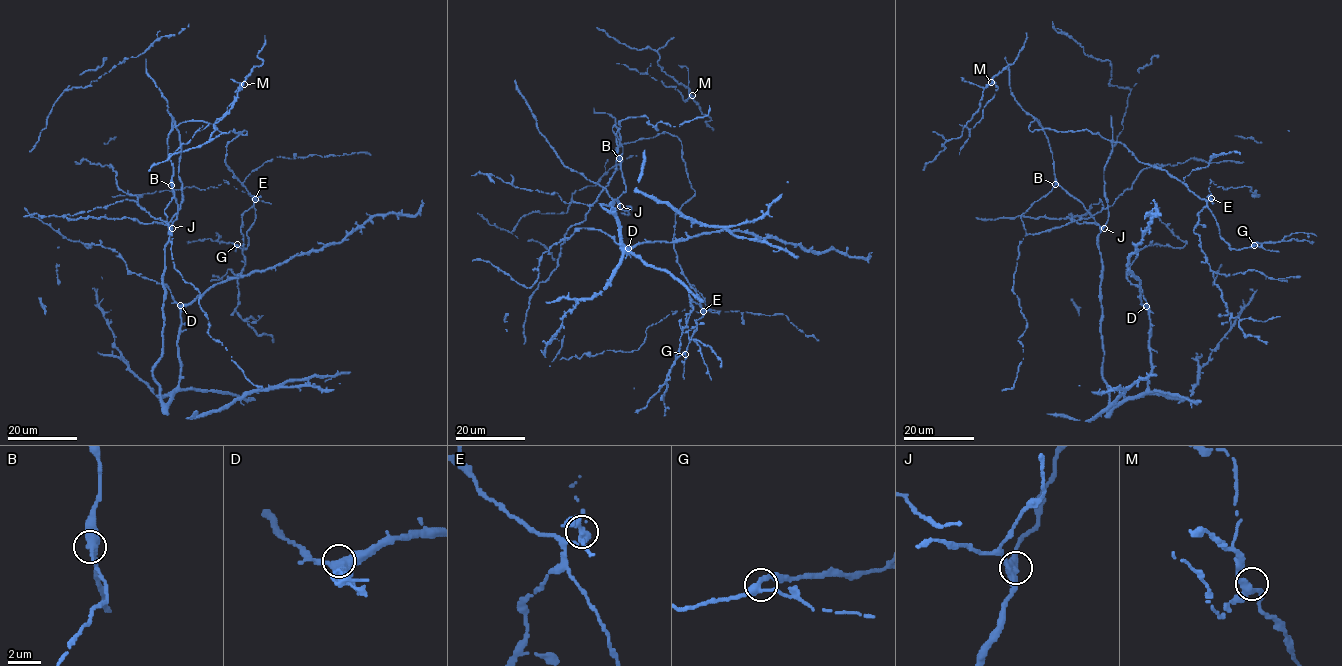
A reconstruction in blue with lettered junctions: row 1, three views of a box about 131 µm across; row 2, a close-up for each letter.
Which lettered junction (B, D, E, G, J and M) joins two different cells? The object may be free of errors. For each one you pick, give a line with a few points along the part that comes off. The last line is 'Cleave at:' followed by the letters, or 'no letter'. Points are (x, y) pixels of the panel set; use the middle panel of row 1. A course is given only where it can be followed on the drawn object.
E: foreign part runs (703, 312), (677, 311), (649, 326), (637, 350), (607, 350), (560, 360)
Cleave at: E

